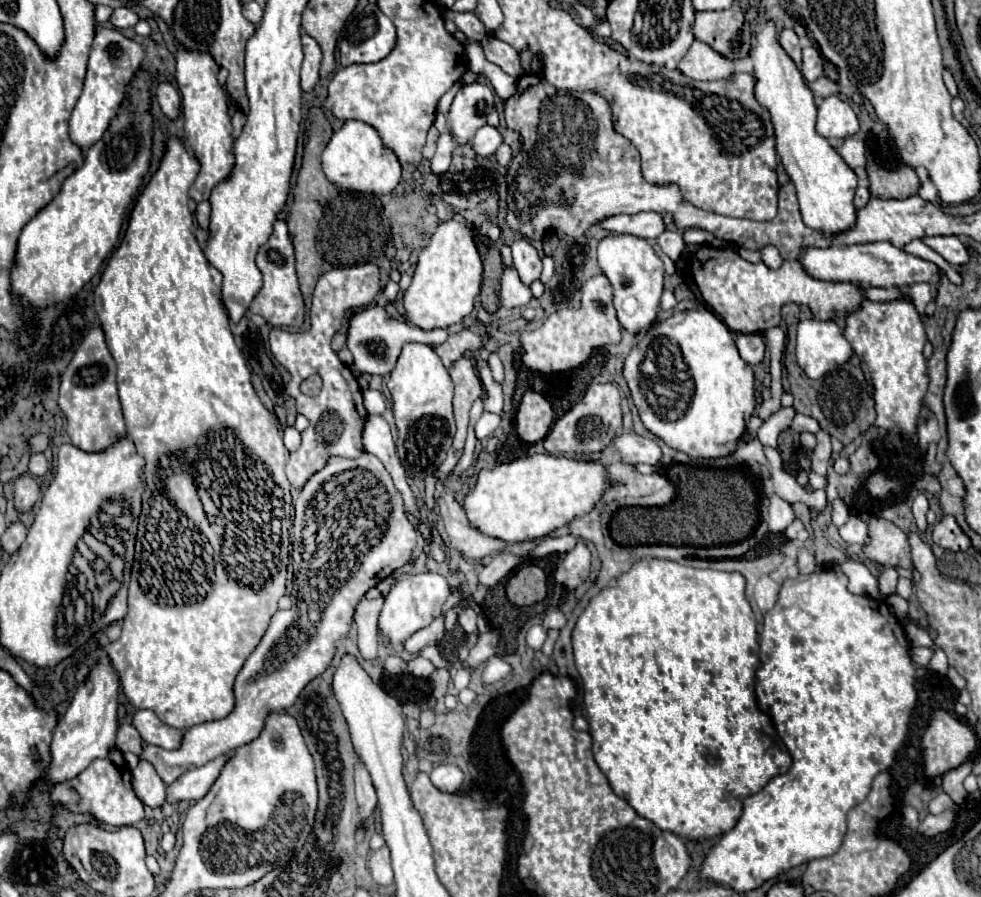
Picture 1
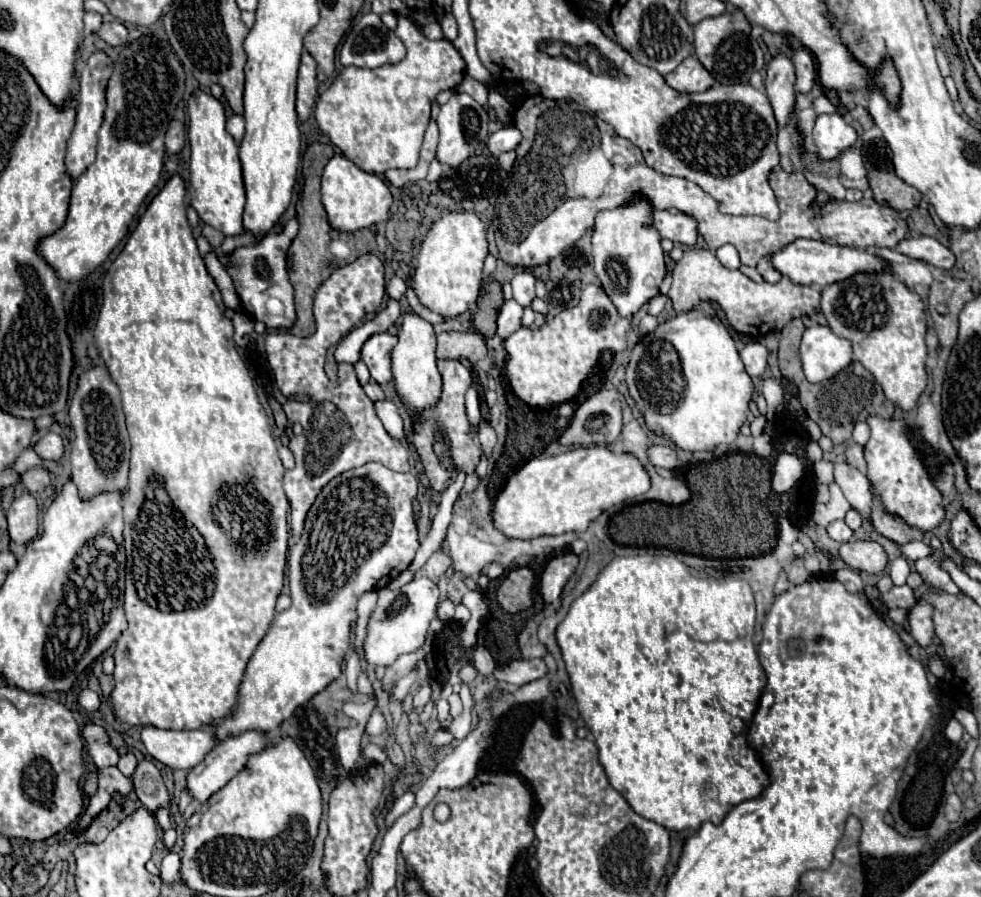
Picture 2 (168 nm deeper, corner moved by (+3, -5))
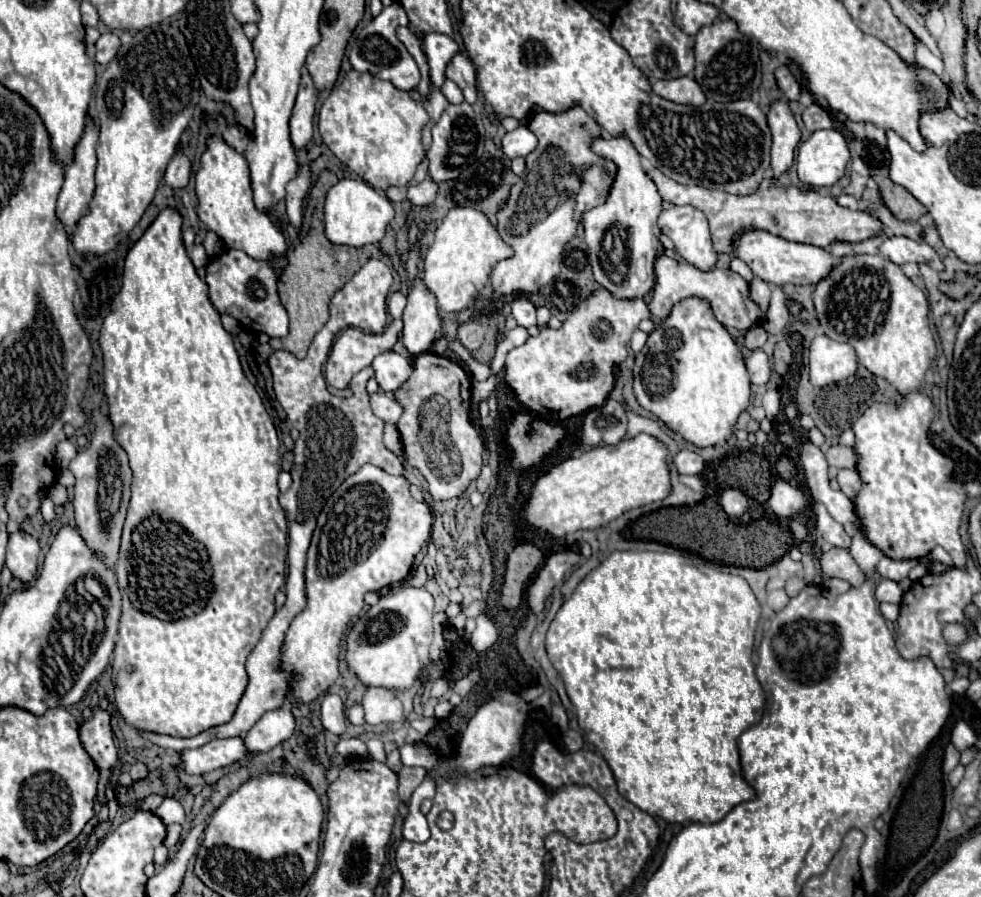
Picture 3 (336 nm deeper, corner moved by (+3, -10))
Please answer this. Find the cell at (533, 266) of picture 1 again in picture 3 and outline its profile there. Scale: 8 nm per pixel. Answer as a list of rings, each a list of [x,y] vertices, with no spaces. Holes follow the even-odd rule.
[[[517,294],[513,300],[511,300],[511,310],[513,310],[513,316],[517,320],[519,326],[533,326],[537,324],[537,318],[535,318],[535,306],[533,302],[525,296],[525,294]]]

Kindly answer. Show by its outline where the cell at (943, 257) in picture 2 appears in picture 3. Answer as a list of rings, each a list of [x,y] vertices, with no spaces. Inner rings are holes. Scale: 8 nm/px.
[[[891,236],[885,238],[883,244],[879,246],[881,256],[887,256],[895,264],[907,264],[907,262],[917,262],[917,264],[927,264],[933,270],[943,270],[943,262],[939,254],[925,242],[915,242],[905,236]]]

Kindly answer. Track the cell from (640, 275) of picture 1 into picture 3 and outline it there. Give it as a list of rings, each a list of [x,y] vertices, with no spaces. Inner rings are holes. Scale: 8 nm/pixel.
[[[623,136],[609,138],[609,140],[607,138],[597,138],[591,148],[593,148],[593,152],[601,154],[603,158],[613,160],[617,164],[617,168],[619,168],[607,202],[603,206],[597,206],[597,208],[583,214],[585,242],[589,246],[589,262],[593,266],[593,276],[605,290],[609,290],[619,300],[645,298],[655,286],[655,260],[665,252],[665,248],[663,248],[663,244],[659,240],[661,230],[657,226],[657,218],[661,214],[661,202],[663,200],[661,200],[653,180],[645,174],[637,150],[633,148],[633,144],[627,138],[623,138]],[[613,226],[617,226],[621,230],[627,230],[629,254],[627,254],[625,274],[623,274],[621,282],[613,282],[611,276],[603,270],[601,260],[599,260],[601,242],[605,238],[605,232],[609,228],[613,228]]]

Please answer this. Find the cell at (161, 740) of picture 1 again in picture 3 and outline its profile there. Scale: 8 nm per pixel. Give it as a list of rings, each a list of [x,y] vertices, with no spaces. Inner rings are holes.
[[[223,738],[223,740],[211,740],[195,750],[183,750],[179,752],[179,758],[181,758],[179,768],[183,772],[205,774],[217,768],[243,762],[247,758],[247,750],[241,738]]]

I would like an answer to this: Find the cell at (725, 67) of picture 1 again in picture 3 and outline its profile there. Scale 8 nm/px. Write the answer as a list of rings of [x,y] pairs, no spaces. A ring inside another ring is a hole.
[[[681,76],[673,80],[653,80],[651,86],[653,86],[653,92],[665,100],[671,100],[677,104],[691,104],[691,106],[705,104],[705,94],[701,86],[697,86],[697,80],[691,76]]]

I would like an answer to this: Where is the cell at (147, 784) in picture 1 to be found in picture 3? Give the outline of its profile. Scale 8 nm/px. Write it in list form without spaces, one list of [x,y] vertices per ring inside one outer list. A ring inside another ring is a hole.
[[[163,800],[161,806],[155,810],[155,814],[165,822],[165,824],[183,824],[185,820],[185,812],[183,812],[183,806],[177,802],[177,800]]]

